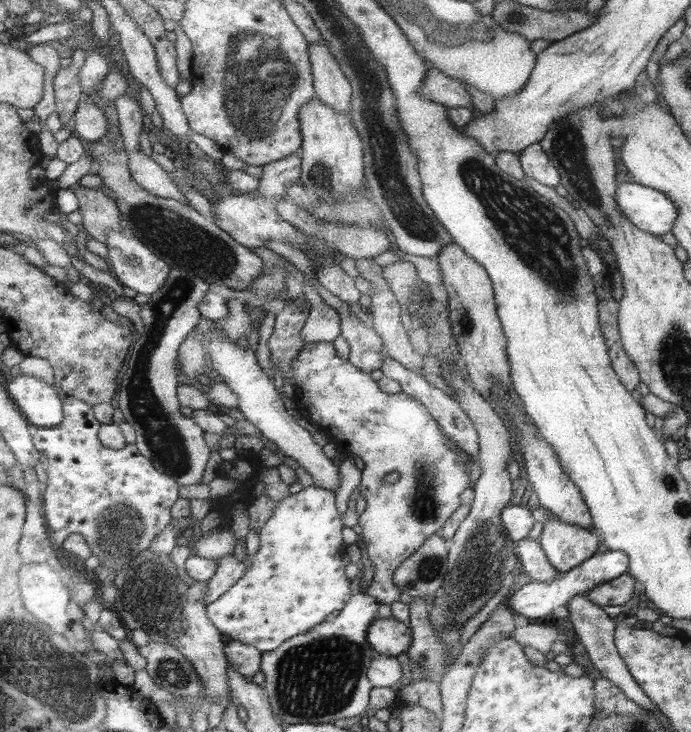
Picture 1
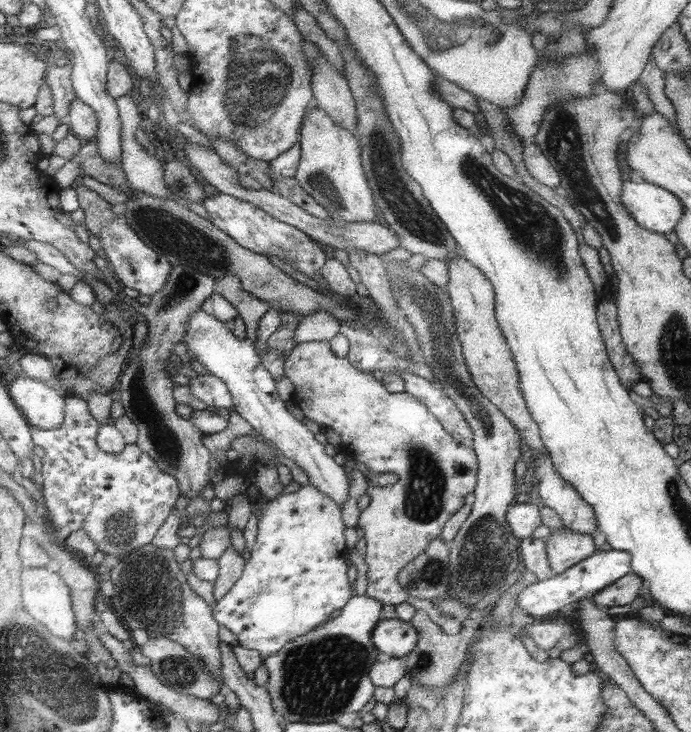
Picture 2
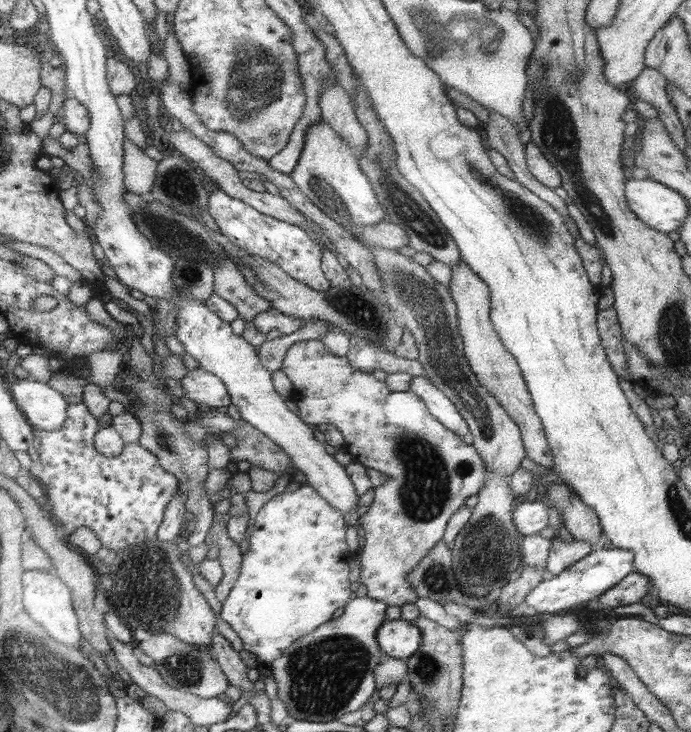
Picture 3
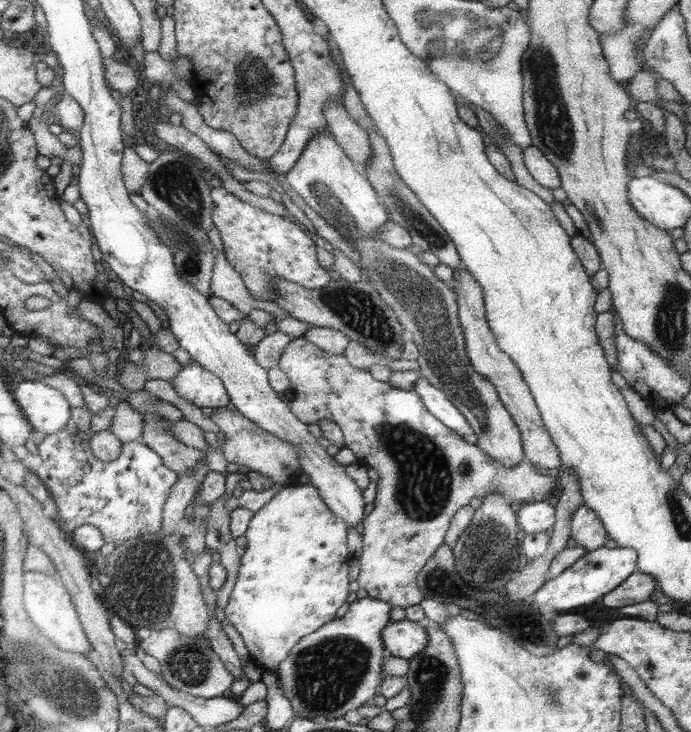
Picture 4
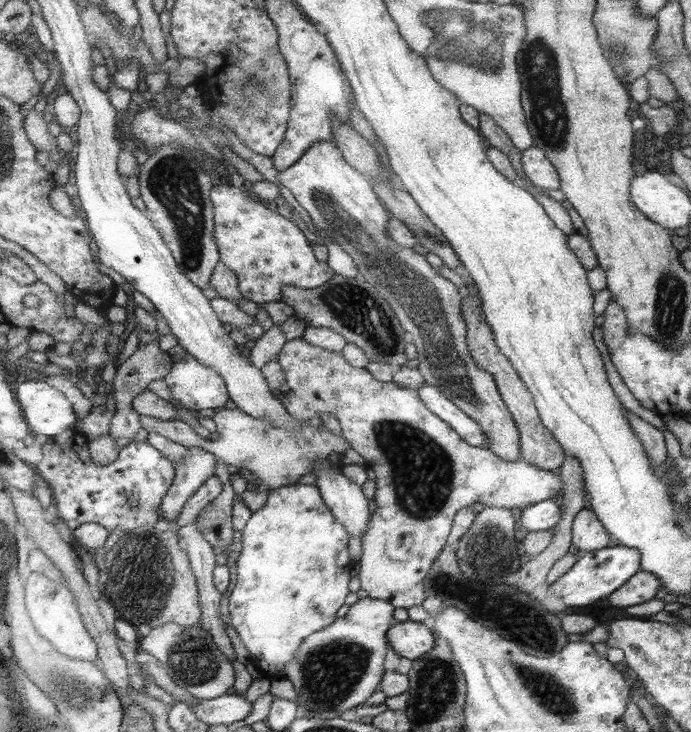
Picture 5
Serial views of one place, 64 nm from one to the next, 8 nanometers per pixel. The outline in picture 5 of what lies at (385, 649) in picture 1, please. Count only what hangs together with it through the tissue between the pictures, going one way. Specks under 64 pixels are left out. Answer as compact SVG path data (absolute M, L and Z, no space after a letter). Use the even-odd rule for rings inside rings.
M409 620L403 624L395 624L389 630L389 644L399 658L409 658L417 662L419 658L425 658L425 654L437 648L437 634L423 622Z

